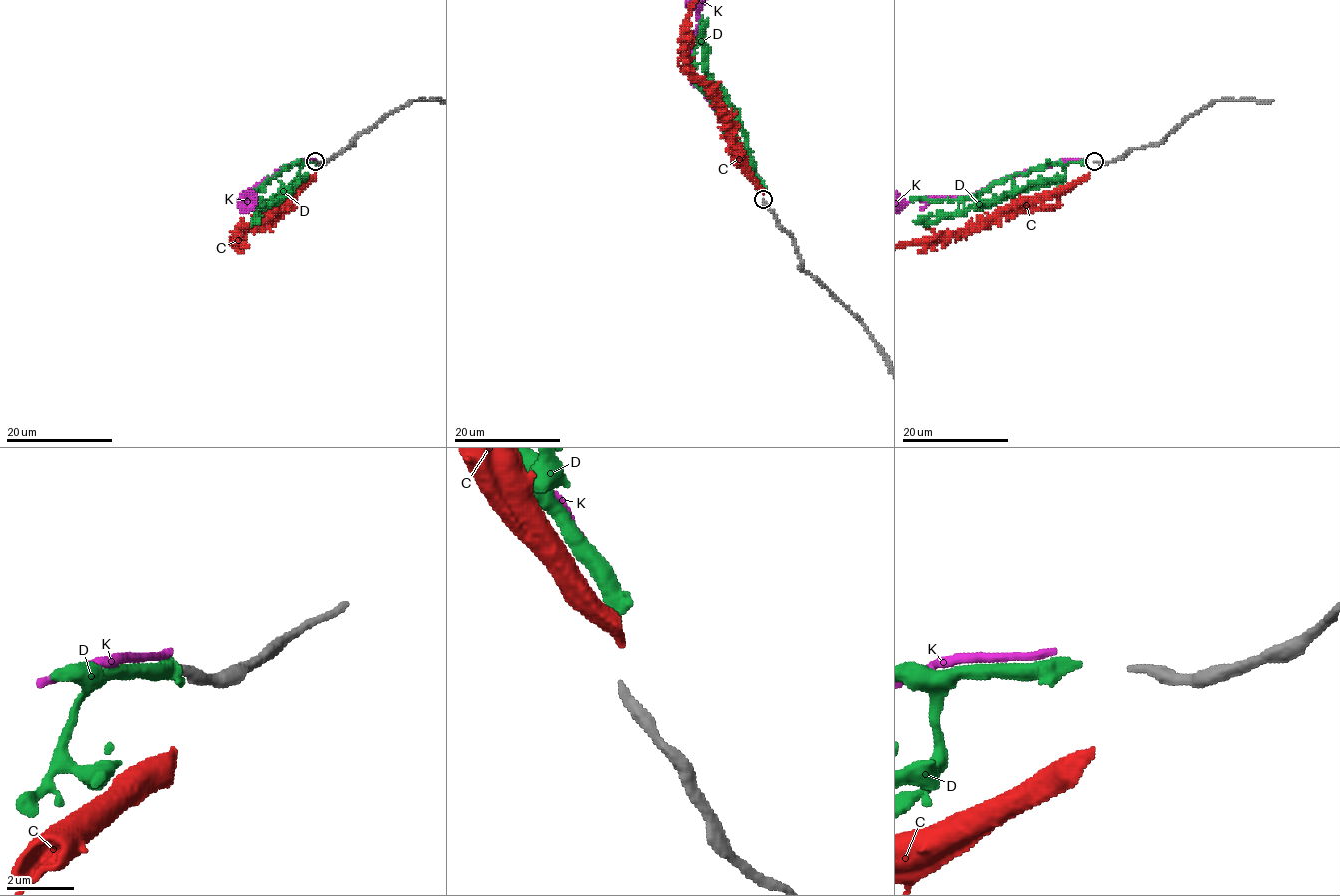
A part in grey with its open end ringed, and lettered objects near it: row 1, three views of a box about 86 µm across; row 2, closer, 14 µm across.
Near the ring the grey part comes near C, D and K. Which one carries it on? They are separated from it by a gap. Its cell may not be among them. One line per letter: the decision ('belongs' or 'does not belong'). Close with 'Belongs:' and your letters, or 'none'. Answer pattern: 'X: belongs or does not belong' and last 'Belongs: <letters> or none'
C: does not belong
D: does not belong
K: belongs
Belongs: K

